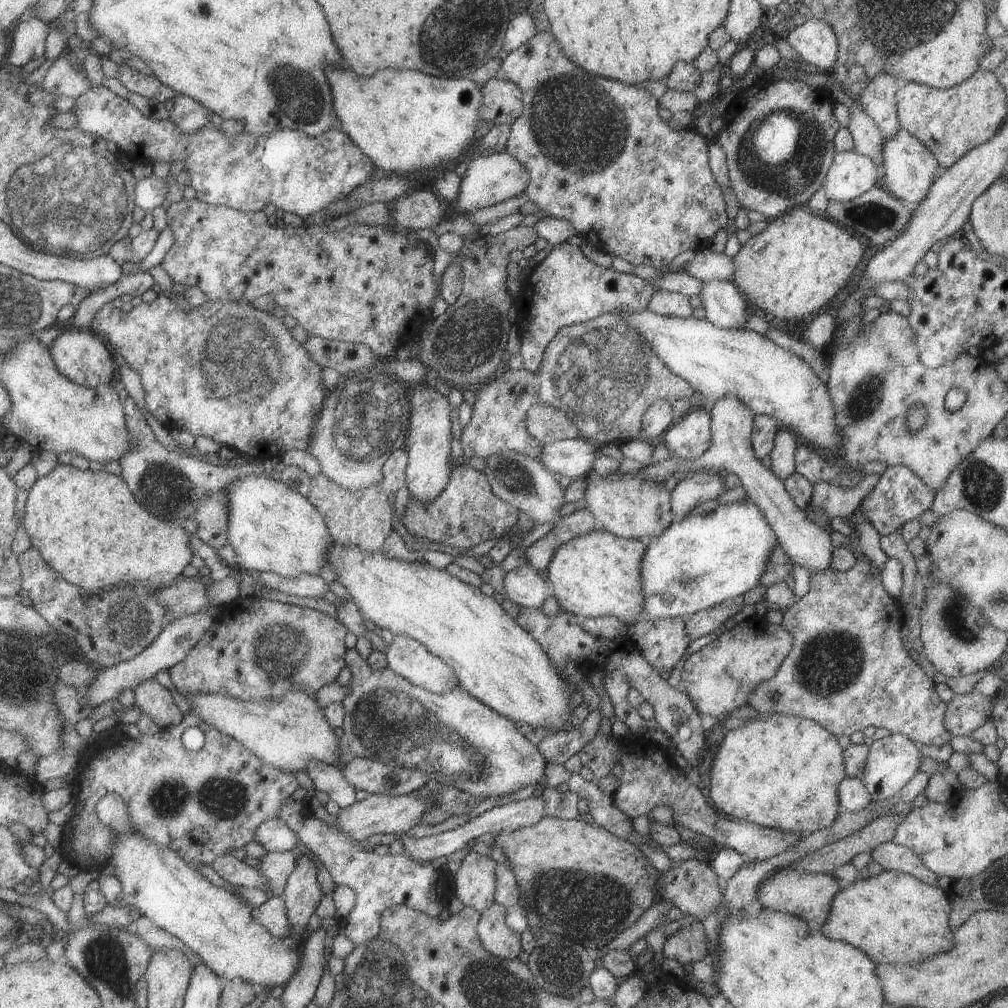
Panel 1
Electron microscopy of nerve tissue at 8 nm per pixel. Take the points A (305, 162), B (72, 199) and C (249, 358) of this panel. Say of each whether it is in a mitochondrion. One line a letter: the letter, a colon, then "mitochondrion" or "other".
A: other
B: mitochondrion
C: mitochondrion

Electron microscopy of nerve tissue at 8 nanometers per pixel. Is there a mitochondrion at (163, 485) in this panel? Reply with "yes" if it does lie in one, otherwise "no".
yes

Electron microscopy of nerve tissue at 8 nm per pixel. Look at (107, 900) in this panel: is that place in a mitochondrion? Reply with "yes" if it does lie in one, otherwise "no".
no

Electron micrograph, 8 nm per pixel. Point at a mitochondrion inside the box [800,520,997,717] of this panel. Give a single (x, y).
(951, 612)

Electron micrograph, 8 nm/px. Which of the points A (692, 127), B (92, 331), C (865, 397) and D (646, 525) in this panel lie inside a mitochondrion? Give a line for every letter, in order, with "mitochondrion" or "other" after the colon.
A: other
B: other
C: mitochondrion
D: other

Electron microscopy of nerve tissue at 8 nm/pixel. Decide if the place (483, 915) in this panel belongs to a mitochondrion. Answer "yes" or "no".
no

